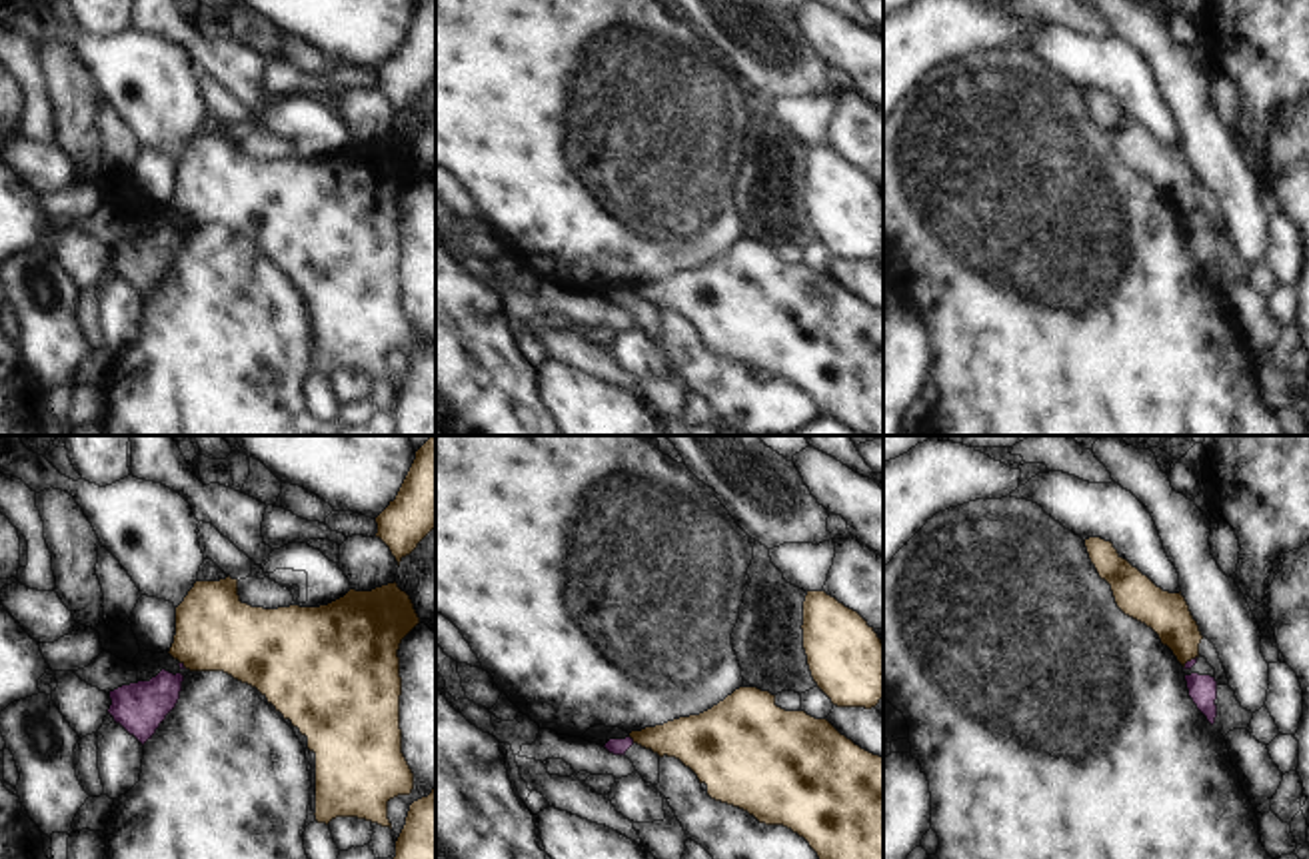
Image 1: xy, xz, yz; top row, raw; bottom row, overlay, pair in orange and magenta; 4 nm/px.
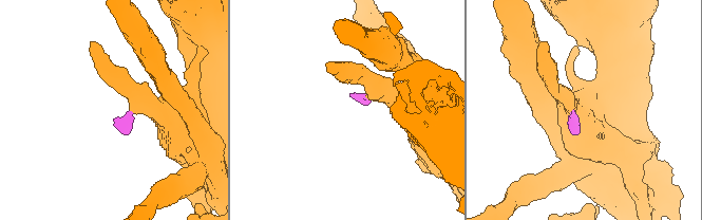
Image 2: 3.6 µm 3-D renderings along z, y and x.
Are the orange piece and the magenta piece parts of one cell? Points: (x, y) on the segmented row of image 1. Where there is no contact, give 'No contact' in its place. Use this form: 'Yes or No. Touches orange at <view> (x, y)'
No. Touches orange at xz (632, 738)

